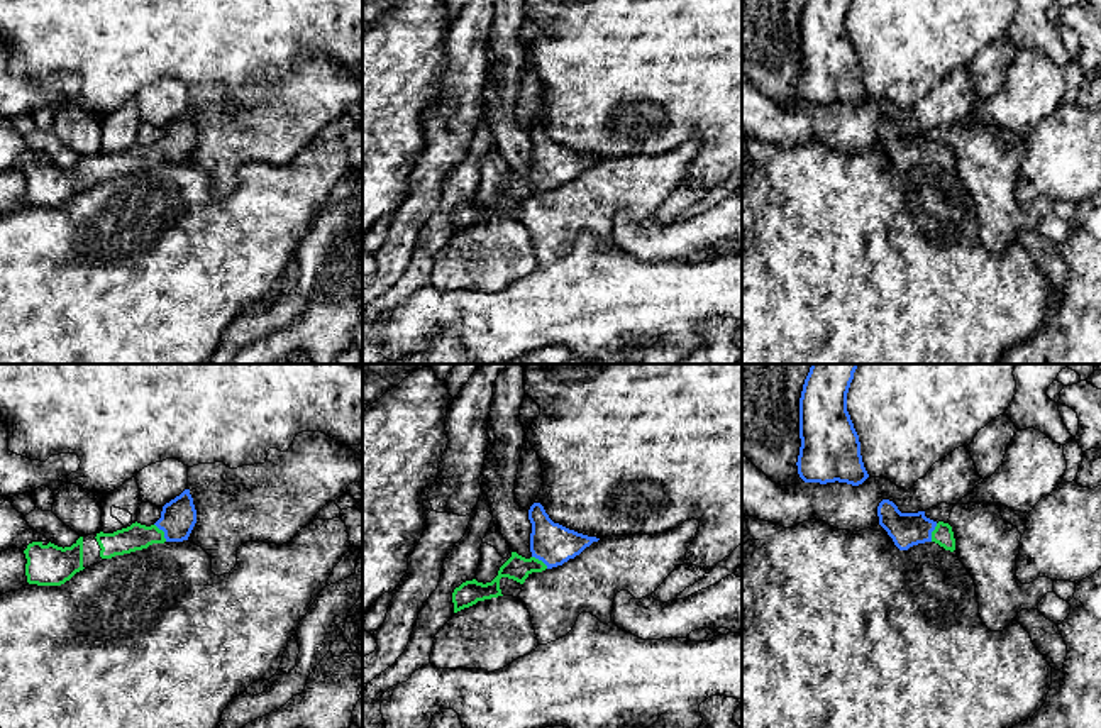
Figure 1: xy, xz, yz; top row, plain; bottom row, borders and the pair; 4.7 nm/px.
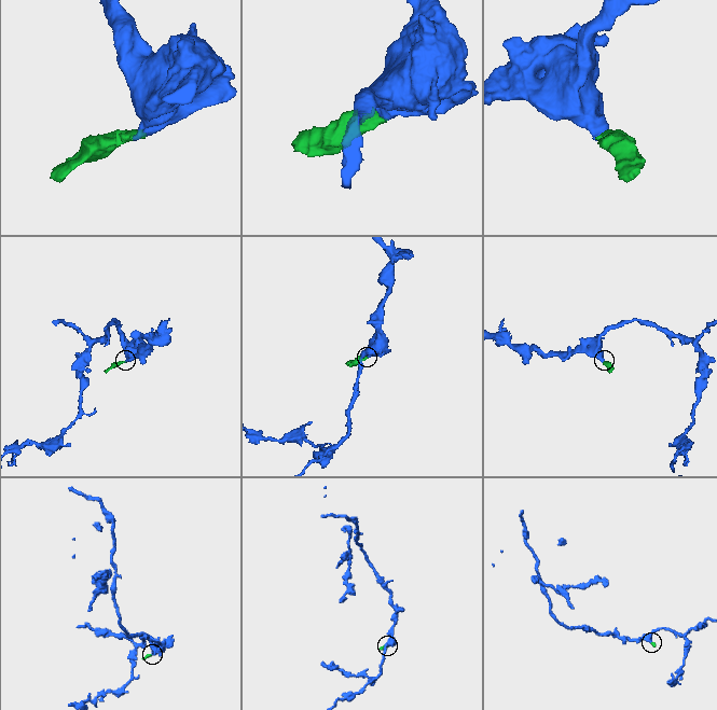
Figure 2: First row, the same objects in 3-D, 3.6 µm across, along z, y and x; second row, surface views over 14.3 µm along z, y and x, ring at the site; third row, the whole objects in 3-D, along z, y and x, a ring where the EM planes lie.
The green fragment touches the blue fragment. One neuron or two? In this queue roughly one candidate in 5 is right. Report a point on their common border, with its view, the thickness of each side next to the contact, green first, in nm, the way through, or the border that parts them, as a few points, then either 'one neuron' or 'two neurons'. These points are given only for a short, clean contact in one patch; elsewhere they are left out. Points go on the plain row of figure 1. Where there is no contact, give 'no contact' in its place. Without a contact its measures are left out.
meets green in xy at (163, 153); 130 nm thick on the green side, 170 nm on the other; runs through xy (136, 158), (163, 153), (178, 137); one neuron

